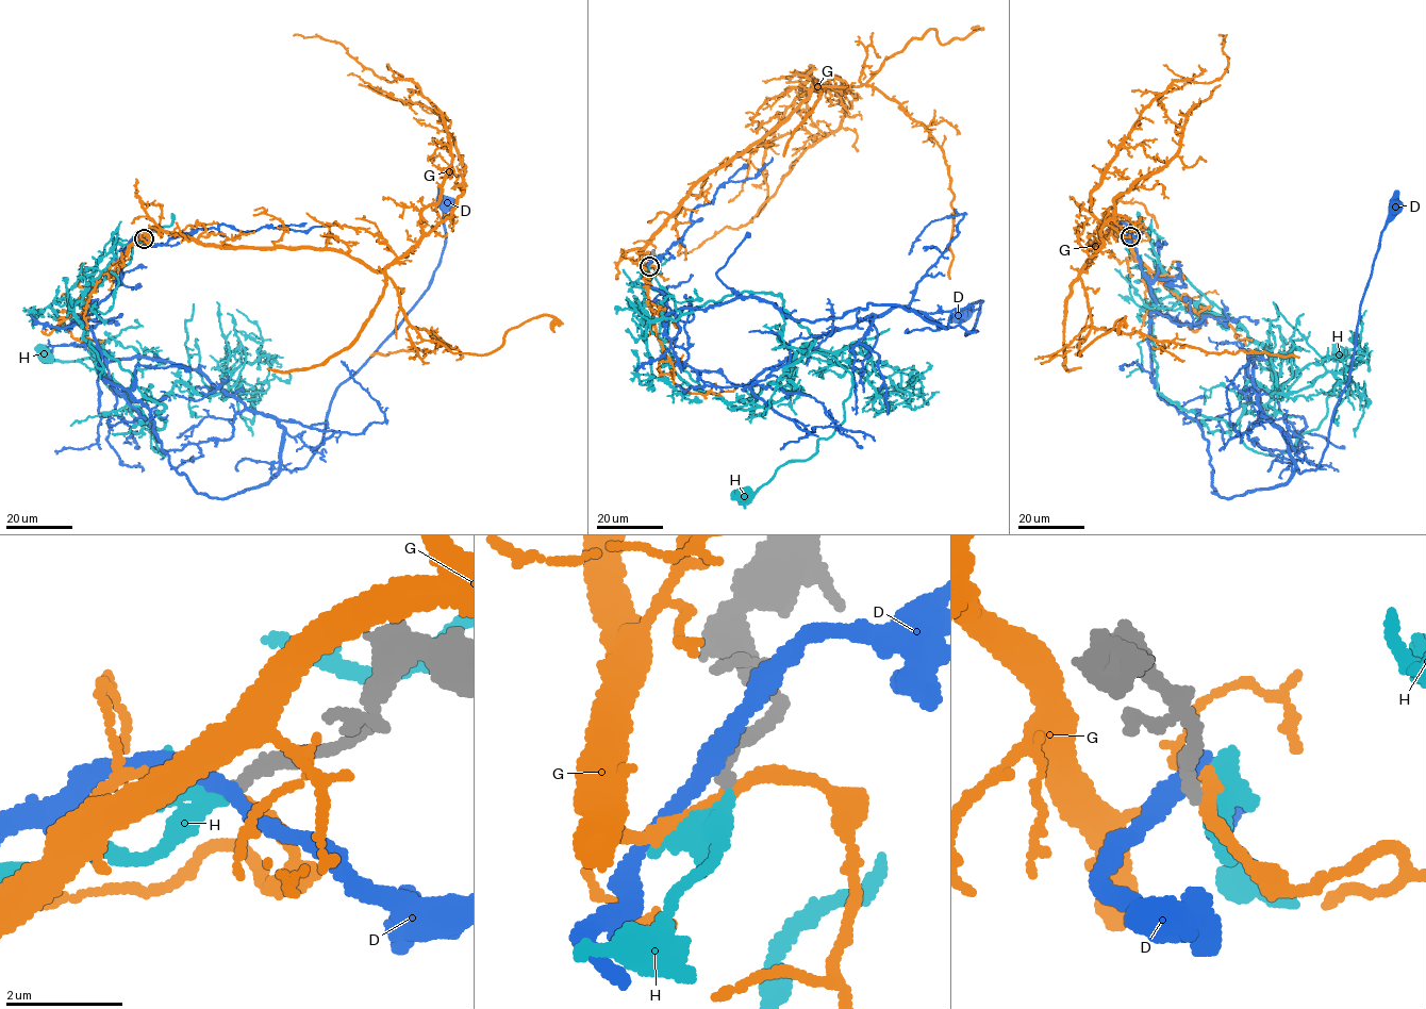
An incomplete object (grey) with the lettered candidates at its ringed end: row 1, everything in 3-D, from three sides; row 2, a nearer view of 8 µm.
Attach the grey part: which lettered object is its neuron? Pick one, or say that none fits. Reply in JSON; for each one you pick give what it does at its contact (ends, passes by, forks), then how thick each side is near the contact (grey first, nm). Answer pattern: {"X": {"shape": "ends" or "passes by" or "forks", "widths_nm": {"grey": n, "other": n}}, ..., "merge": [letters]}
{"H": {"shape": "passes by", "widths_nm": {"grey": 220, "other": 240}}, "merge": ["H"]}

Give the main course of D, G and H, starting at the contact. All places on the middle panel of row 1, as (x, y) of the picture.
D: (648, 265), (663, 320), (756, 297), (810, 321), (899, 305), (966, 334), (982, 301), (963, 316)
G: (649, 265), (644, 248), (697, 183), (827, 89), (808, 77), (813, 66), (764, 151), (765, 205), (681, 253)
H: (649, 266), (634, 284), (648, 323), (776, 294), (814, 338), (801, 357), (851, 376), (816, 452), (743, 492)

